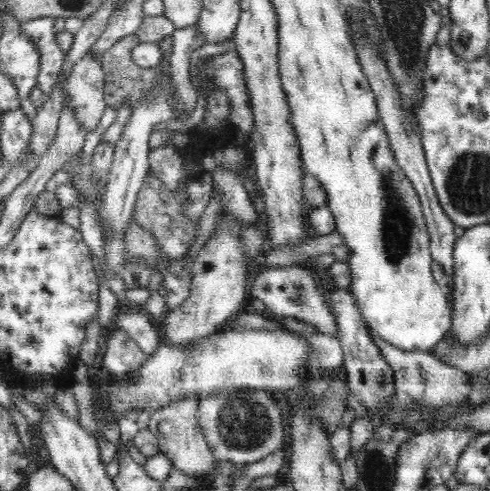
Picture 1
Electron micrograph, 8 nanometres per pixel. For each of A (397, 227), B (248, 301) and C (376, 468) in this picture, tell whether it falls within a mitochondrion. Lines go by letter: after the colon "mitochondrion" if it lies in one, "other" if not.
A: mitochondrion
B: other
C: mitochondrion

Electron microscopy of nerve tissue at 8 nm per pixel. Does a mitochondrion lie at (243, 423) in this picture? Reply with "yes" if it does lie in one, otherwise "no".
yes

